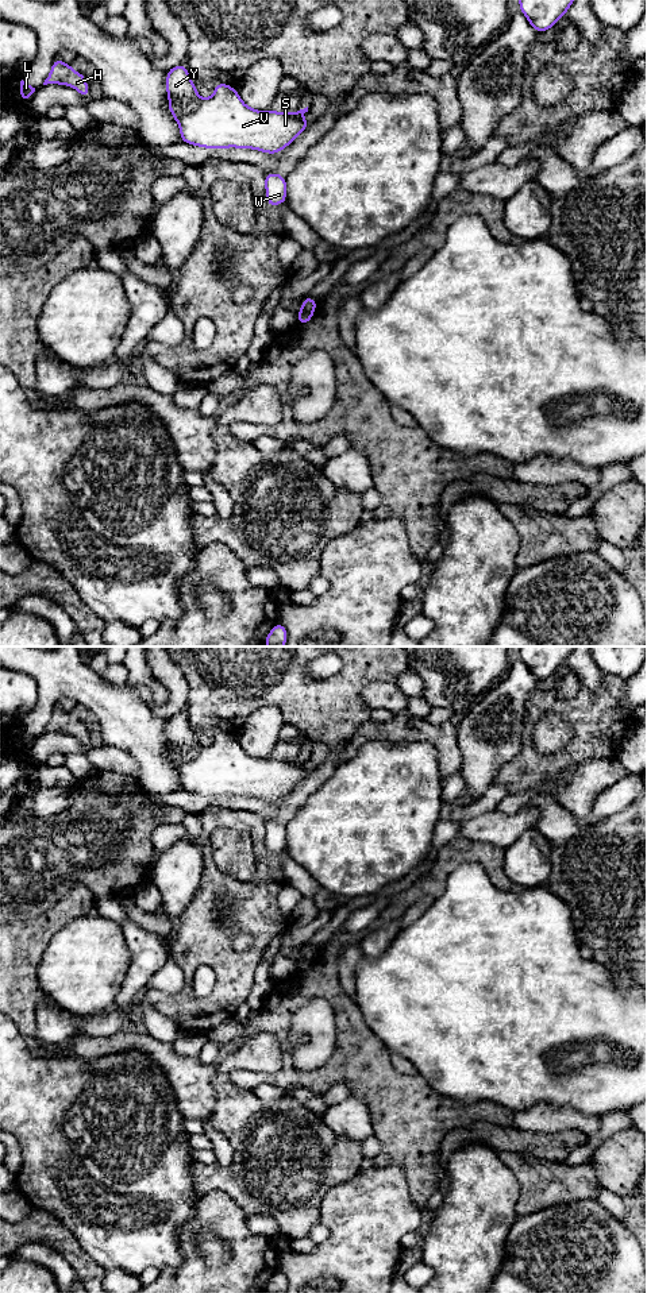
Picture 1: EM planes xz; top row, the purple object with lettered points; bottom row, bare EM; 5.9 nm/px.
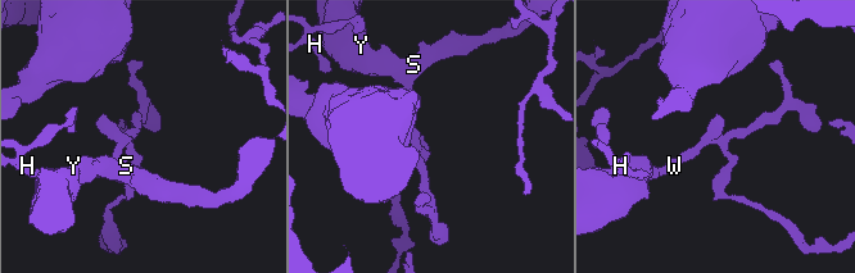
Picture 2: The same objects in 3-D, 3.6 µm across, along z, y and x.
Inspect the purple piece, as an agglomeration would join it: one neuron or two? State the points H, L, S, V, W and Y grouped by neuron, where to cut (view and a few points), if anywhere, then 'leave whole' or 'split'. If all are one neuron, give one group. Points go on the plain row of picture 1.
H L / S V W Y | xz (312, 958), (299, 961) | split

